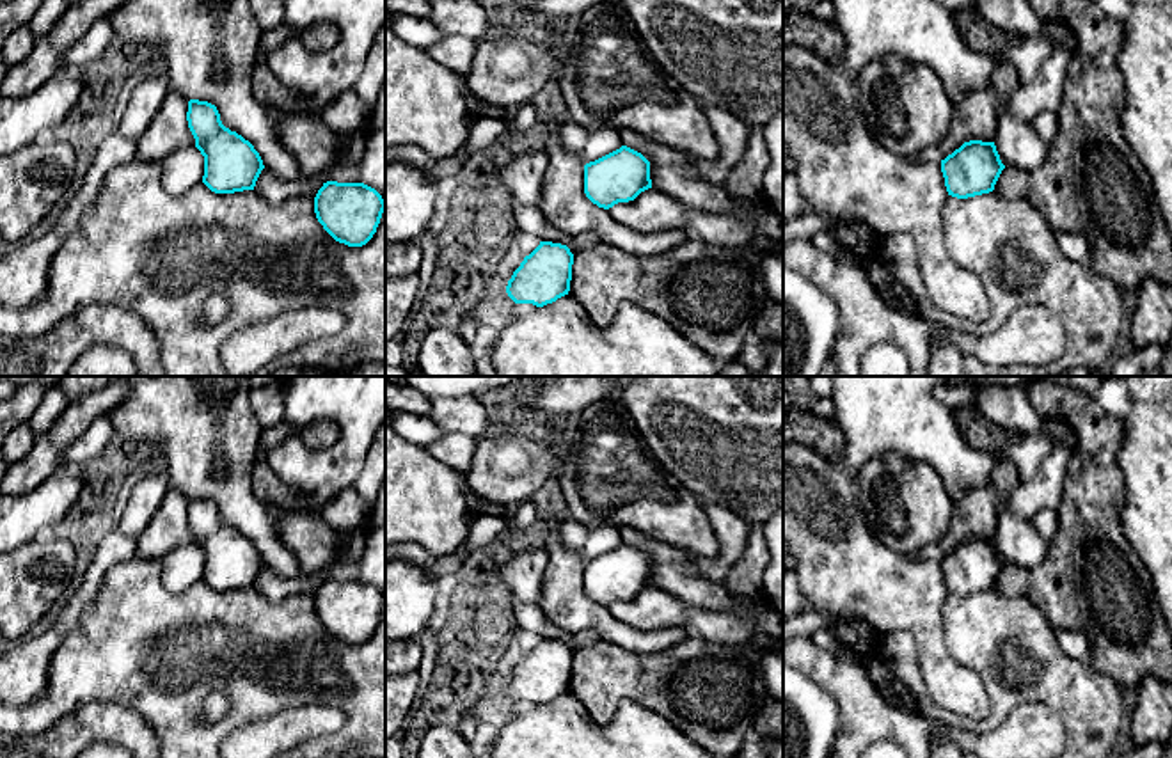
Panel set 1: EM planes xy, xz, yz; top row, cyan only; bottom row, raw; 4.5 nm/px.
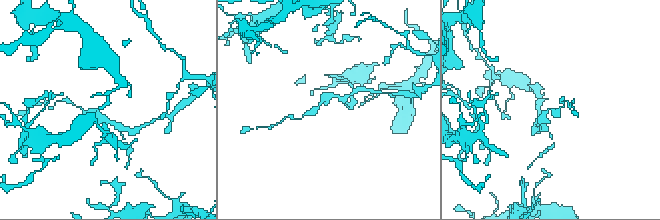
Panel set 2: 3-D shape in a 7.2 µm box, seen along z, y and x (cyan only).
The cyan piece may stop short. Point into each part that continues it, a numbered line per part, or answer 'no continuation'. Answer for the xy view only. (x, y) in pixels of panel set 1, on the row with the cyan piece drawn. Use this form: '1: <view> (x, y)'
no continuation

